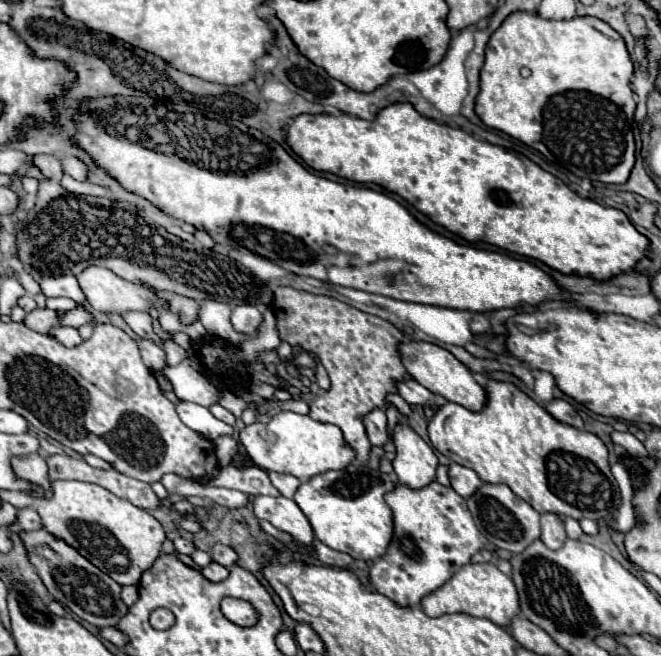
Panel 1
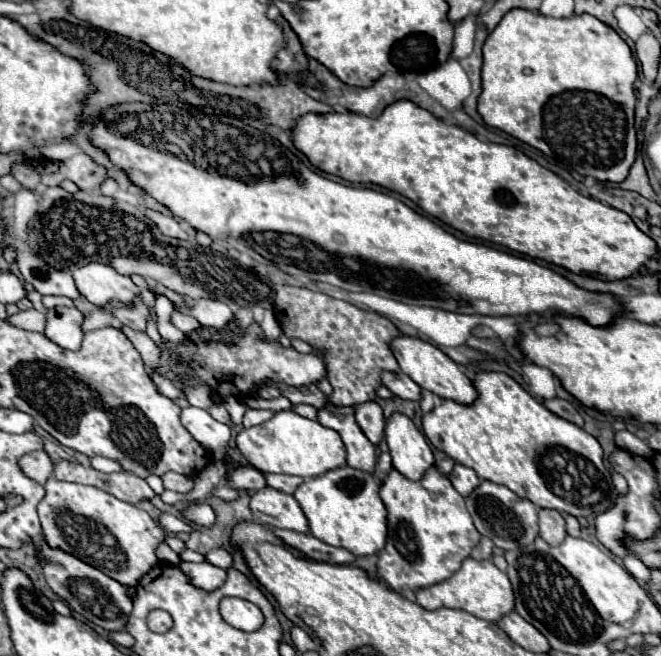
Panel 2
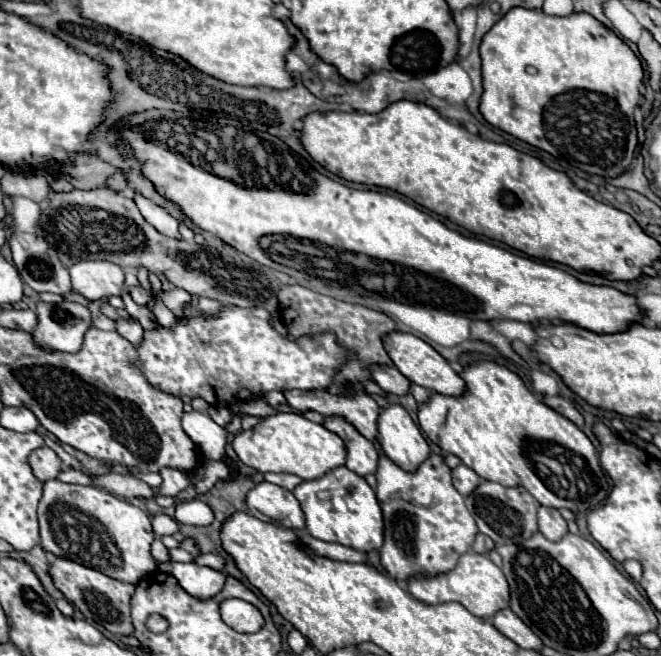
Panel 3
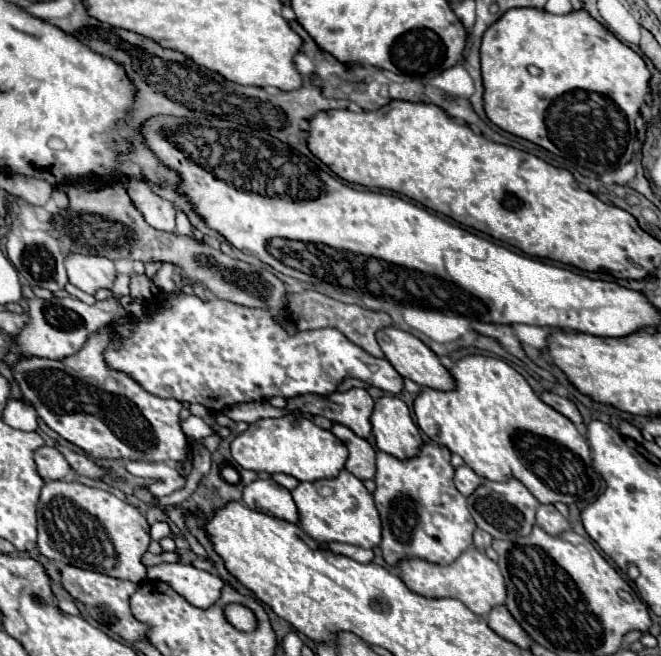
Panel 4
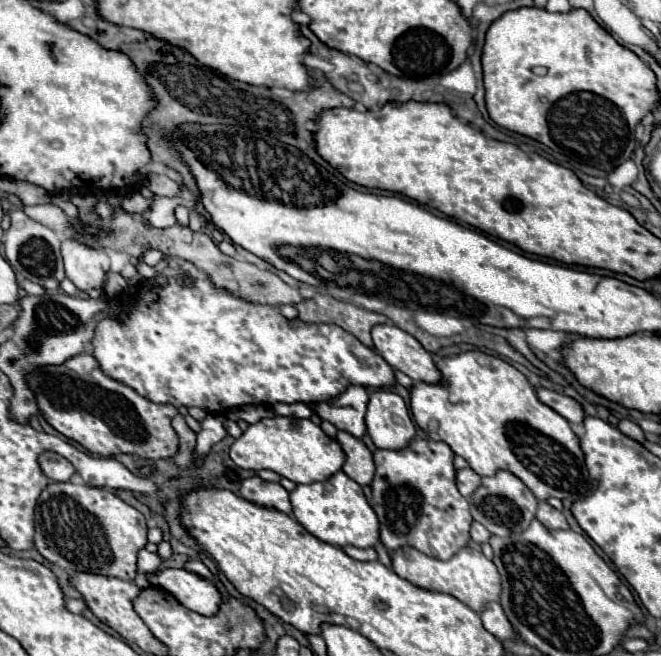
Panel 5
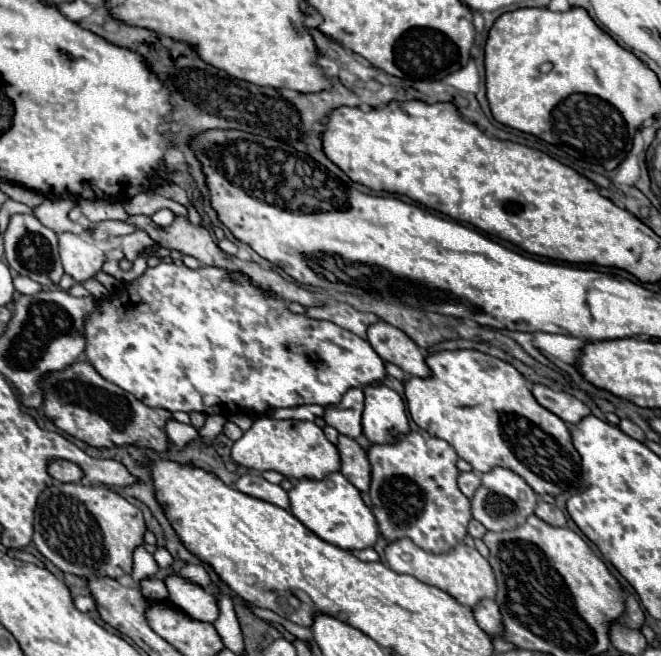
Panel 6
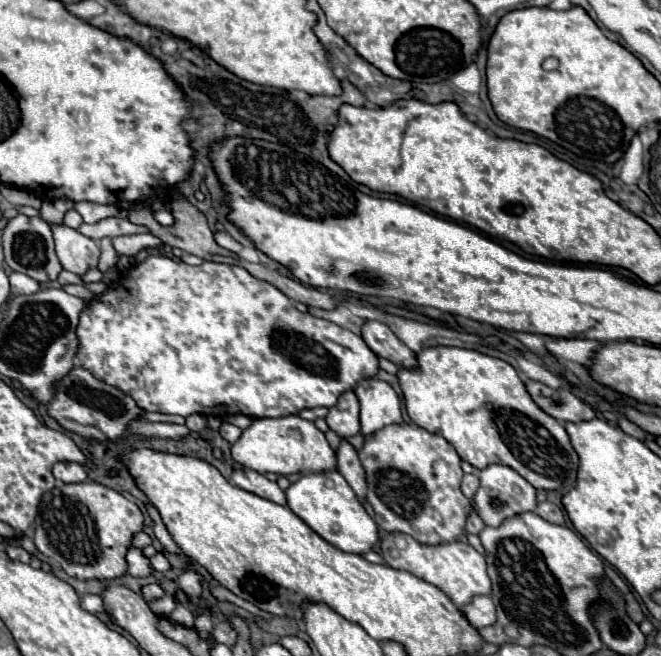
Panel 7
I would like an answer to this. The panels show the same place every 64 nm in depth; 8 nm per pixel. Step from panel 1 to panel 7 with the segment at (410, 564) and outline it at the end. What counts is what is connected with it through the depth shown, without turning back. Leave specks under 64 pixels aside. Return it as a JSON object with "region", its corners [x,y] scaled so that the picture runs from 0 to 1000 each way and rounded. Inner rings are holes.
{"region":[[[590,646],[572,659],[554,665],[551,680],[542,686],[545,707],[554,720],[557,765],[566,774],[569,799],[584,811],[620,811],[638,829],[675,829],[702,814],[702,799],[711,784],[711,762],[696,747],[702,726],[696,713],[696,695],[666,662],[651,662],[629,646]]]}

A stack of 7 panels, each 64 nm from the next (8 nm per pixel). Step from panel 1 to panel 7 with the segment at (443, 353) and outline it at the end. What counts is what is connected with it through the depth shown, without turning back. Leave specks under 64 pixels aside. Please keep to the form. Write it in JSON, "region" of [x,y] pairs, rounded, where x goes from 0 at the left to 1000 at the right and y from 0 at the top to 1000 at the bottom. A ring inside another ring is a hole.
{"region":[[[554,488],[548,497],[548,515],[569,543],[596,552],[599,558],[608,555],[614,555],[614,561],[626,558],[626,537],[617,527],[611,527],[584,494]]]}

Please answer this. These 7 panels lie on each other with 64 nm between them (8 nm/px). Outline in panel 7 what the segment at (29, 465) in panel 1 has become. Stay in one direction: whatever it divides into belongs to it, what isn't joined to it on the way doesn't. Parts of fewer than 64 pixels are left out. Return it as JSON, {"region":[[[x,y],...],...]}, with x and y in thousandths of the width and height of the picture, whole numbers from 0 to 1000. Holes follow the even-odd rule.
{"region":[[[88,704],[82,707],[82,729],[94,732],[94,735],[127,735],[133,732],[133,723],[127,720],[127,713],[115,704]]]}

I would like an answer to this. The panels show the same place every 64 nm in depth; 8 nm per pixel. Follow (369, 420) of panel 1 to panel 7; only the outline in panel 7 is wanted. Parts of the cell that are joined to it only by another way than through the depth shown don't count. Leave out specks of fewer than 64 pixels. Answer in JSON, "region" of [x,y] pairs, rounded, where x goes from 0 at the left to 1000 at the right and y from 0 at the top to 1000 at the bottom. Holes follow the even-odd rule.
{"region":[[[520,598],[508,619],[496,622],[493,643],[499,655],[505,655],[514,668],[539,665],[545,662],[545,646],[542,646],[542,610],[536,610],[536,598]]]}

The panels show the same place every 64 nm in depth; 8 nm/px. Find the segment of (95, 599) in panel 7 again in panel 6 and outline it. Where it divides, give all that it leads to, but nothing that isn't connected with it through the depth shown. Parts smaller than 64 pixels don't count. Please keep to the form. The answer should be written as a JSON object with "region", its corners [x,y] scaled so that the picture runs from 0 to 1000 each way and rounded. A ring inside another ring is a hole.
{"region":[[[138,909],[115,910],[110,918],[123,933],[142,933],[145,930],[145,915]]]}

